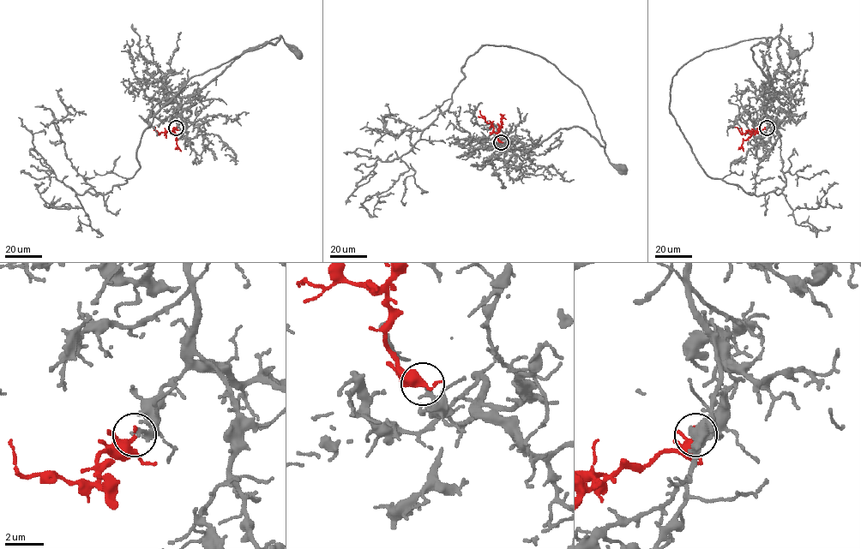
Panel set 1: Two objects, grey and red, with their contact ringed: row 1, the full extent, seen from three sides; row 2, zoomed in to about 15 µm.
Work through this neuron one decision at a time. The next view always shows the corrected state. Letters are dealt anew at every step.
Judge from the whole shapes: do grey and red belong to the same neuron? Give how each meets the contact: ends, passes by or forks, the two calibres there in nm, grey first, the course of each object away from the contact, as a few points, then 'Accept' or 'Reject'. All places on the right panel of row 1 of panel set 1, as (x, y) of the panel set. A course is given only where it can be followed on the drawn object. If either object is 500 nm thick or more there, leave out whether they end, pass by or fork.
At the ring grey ends. At the ring red ends. Thickness 240 nm (grey) against 400 nm. Course of grey: (767, 128), (770, 122), (764, 105), (773, 98), (773, 86), (753, 59), (751, 47), (779, 36), (795, 53). Course of red: (767, 128), (758, 132), (741, 134), (735, 127). Accept

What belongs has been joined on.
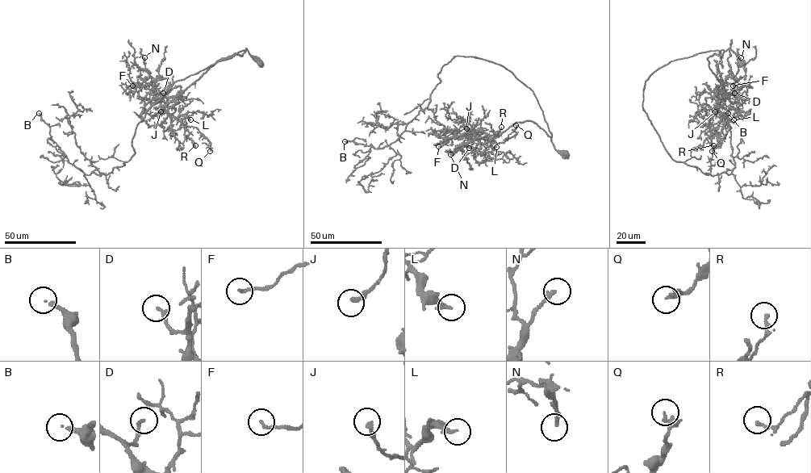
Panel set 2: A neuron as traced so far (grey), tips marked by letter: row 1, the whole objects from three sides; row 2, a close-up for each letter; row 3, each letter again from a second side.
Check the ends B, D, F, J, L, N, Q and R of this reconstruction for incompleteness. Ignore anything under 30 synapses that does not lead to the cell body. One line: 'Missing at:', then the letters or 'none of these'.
Missing at: B, D, L

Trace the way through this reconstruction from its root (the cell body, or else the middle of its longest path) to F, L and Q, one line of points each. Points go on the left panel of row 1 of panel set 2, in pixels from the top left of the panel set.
F: (261, 62), (246, 49), (241, 55), (223, 57), (173, 98), (165, 97), (145, 81), (132, 85)
L: (261, 62), (246, 49), (241, 55), (218, 60), (167, 104), (169, 115), (185, 114), (190, 119)
Q: (261, 62), (246, 49), (241, 55), (223, 57), (167, 104), (168, 115), (195, 127), (211, 143), (210, 151)

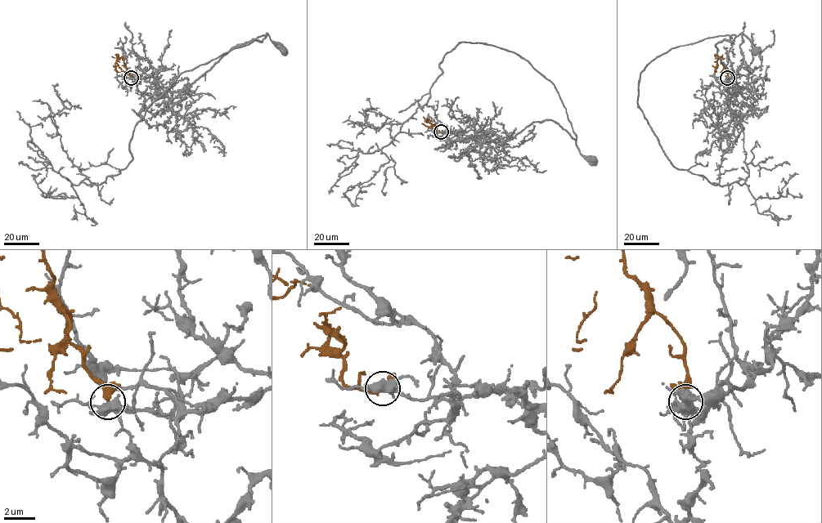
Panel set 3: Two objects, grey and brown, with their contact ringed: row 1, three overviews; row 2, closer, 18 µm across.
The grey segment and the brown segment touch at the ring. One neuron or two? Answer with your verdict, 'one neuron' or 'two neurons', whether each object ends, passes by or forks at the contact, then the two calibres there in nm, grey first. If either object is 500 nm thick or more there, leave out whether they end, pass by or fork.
one neuron | grey forks | brown passes by | 440/320 nm

